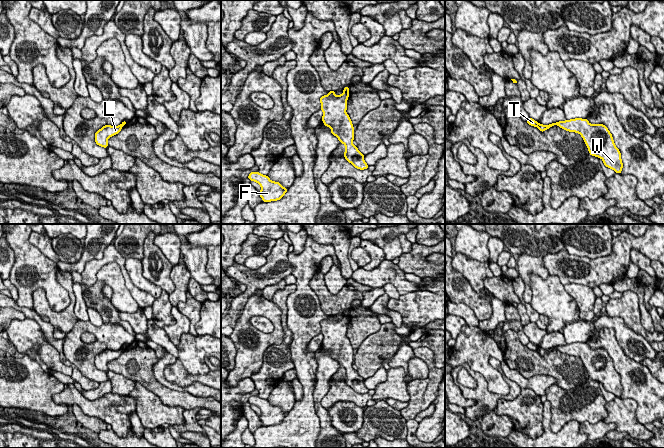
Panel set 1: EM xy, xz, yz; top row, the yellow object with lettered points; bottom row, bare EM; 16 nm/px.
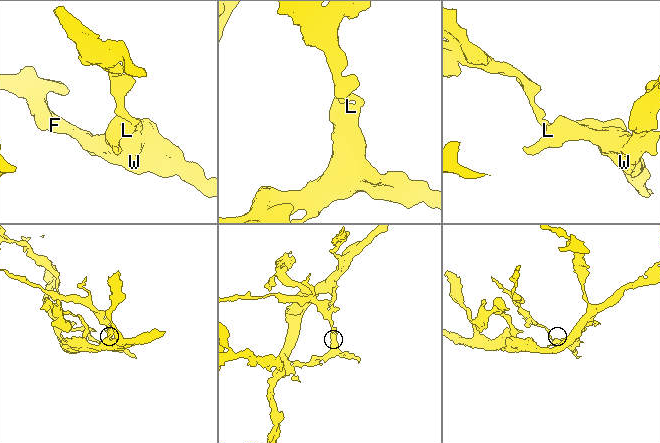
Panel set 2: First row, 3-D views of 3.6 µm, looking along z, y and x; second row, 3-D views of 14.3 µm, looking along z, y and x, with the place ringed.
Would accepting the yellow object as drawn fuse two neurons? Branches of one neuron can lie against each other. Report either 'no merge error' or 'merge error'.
merge error

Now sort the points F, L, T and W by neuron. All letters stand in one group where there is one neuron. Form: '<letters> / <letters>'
F L W / T

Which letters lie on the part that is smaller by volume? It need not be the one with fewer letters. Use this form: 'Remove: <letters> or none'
Remove: T

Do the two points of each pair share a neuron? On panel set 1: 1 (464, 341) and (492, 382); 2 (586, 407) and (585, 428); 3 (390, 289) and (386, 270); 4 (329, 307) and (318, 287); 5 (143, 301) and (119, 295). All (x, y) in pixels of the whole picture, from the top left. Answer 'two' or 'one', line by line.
1: one
2: two
3: two
4: one
5: two

